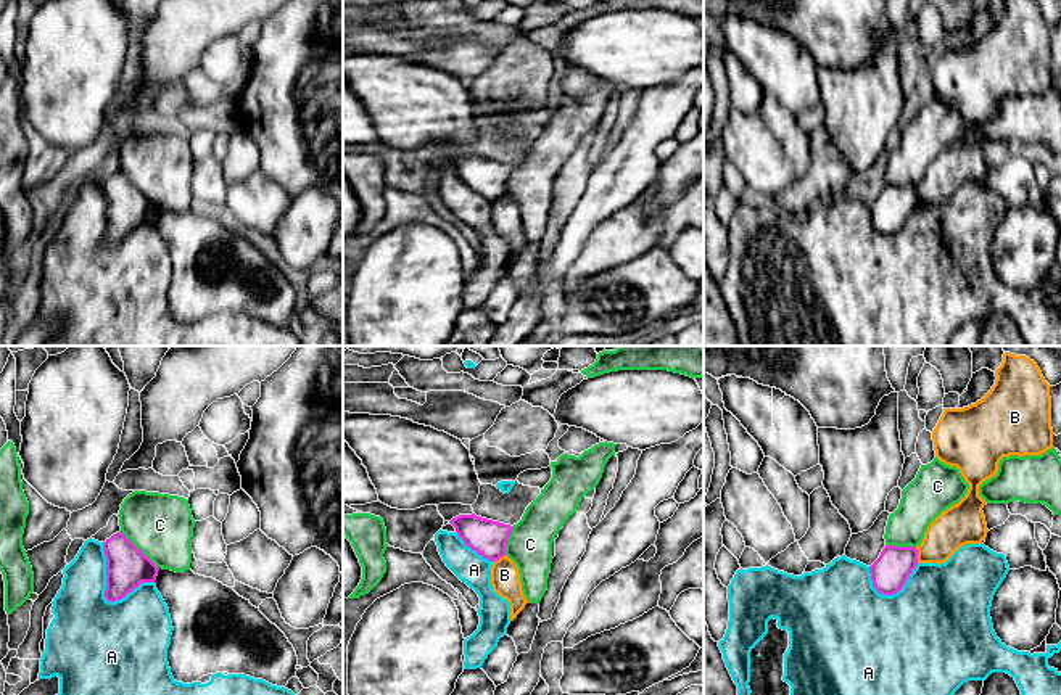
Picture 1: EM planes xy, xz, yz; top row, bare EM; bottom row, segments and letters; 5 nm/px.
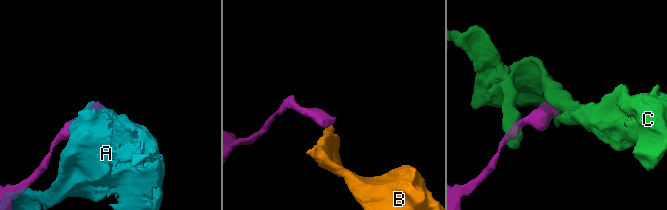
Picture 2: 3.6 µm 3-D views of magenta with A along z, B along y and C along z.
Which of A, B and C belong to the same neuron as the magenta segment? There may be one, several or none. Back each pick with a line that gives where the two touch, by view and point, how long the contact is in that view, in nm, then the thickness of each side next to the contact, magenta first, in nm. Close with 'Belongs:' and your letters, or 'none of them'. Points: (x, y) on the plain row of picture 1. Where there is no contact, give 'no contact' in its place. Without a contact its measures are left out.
Belongs: none of them

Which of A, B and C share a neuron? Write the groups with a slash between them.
A / B / C

